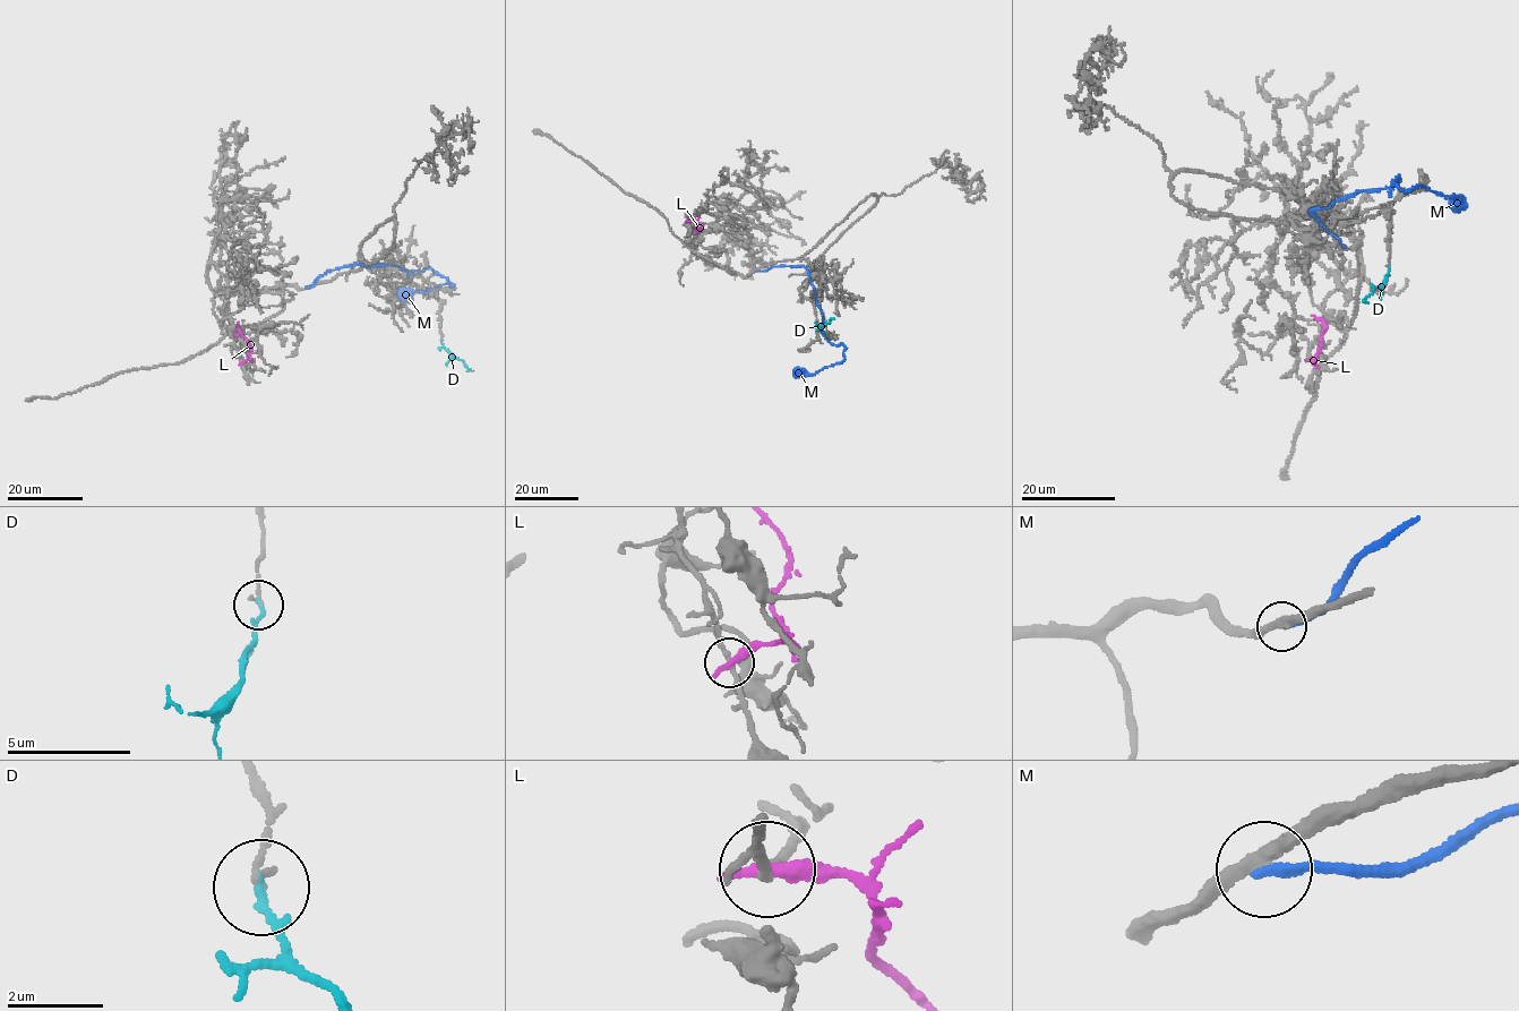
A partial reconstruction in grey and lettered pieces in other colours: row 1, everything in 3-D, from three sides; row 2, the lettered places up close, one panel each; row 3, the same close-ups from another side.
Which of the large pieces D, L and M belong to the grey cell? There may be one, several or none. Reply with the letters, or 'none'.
none

